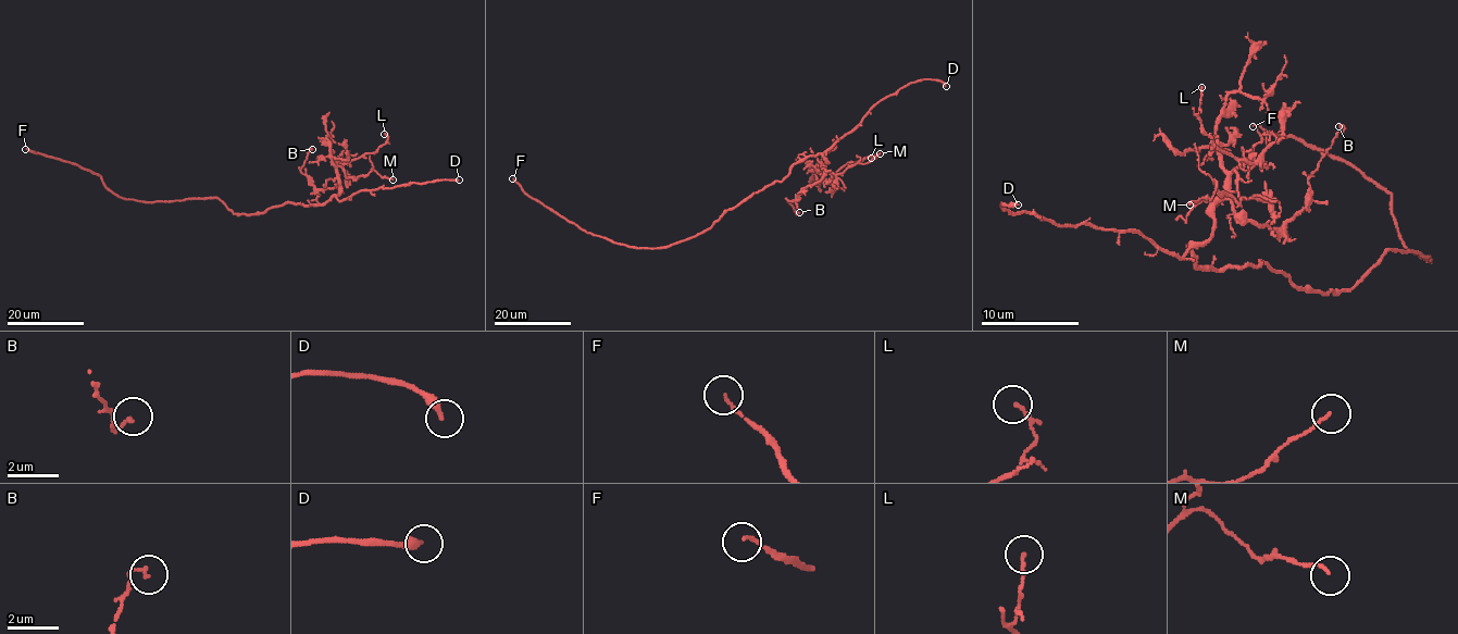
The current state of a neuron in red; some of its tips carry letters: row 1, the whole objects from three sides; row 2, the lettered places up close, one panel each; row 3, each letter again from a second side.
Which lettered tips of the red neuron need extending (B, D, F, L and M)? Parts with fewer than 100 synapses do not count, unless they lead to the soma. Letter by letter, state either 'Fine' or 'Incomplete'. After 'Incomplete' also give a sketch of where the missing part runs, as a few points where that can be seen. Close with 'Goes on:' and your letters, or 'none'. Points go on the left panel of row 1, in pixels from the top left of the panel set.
B: Fine
D: Incomplete
F: Incomplete
L: Fine
M: Fine
Goes on: D, F

